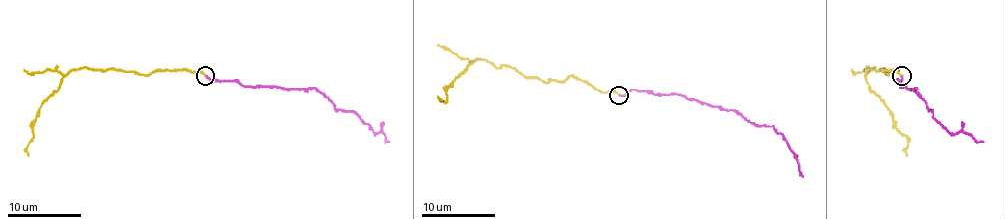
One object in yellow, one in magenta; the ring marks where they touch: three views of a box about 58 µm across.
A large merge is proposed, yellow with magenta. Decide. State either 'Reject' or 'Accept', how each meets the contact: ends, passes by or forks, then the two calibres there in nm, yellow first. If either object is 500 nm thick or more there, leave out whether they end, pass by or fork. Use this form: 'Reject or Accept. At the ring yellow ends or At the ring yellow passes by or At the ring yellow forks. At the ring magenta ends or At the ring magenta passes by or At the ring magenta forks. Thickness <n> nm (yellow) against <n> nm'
Accept. At the ring yellow ends. At the ring magenta ends. Thickness 170 nm (yellow) against 180 nm

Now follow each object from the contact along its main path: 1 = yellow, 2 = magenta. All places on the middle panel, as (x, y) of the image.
1: (618, 94), (600, 93), (570, 76), (556, 81), (522, 76), (484, 59), (473, 61), (441, 100)
2: (620, 94), (633, 89), (683, 94), (734, 109), (751, 124), (771, 126), (782, 135), (802, 177)

